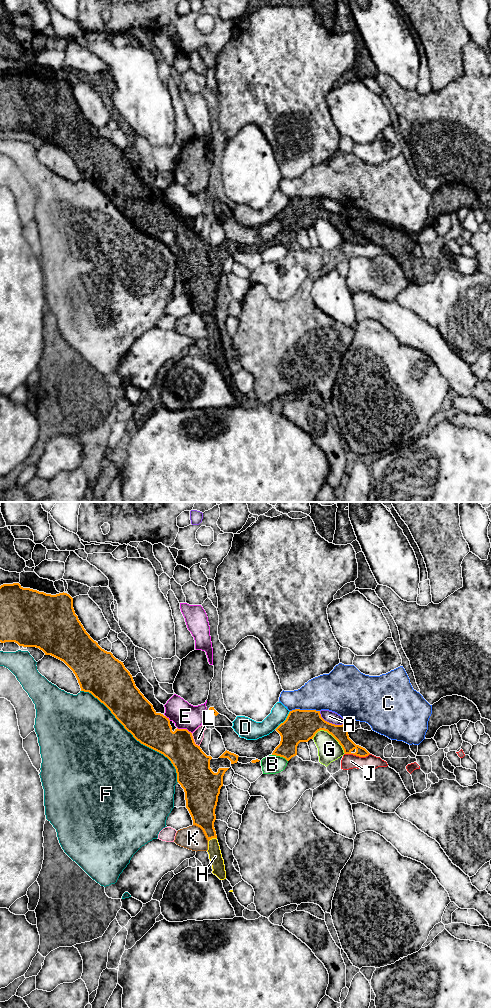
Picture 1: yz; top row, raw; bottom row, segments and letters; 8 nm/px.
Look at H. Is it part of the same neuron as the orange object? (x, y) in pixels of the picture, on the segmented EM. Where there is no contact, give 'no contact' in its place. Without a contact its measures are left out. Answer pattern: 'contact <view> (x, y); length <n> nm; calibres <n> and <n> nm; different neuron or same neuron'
contact yz (212, 837); length 80 nm; calibres 200 and 110 nm; same neuron

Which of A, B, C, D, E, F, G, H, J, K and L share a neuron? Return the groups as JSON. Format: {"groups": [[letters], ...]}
{"groups": [["A"], ["B"], ["C"], ["D"], ["E"], ["F"], ["G"], ["H"], ["J"], ["K"], ["L"]]}

